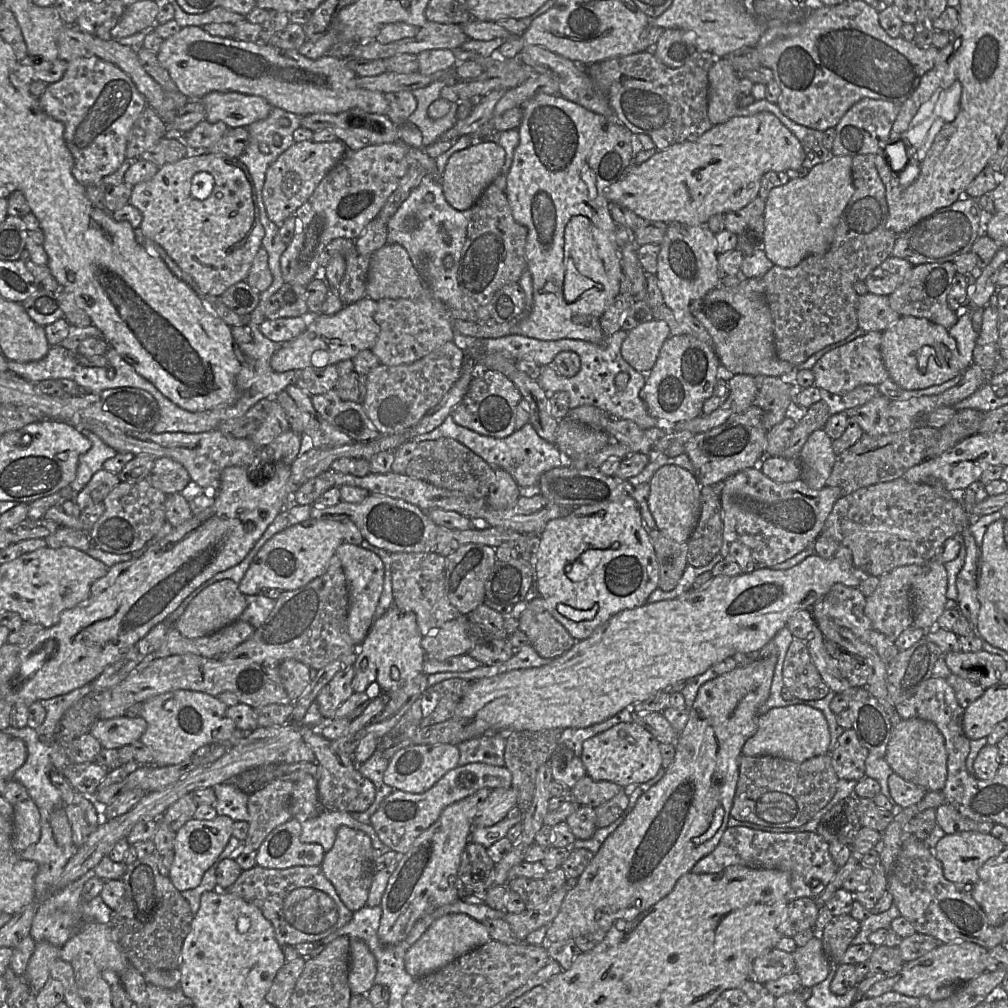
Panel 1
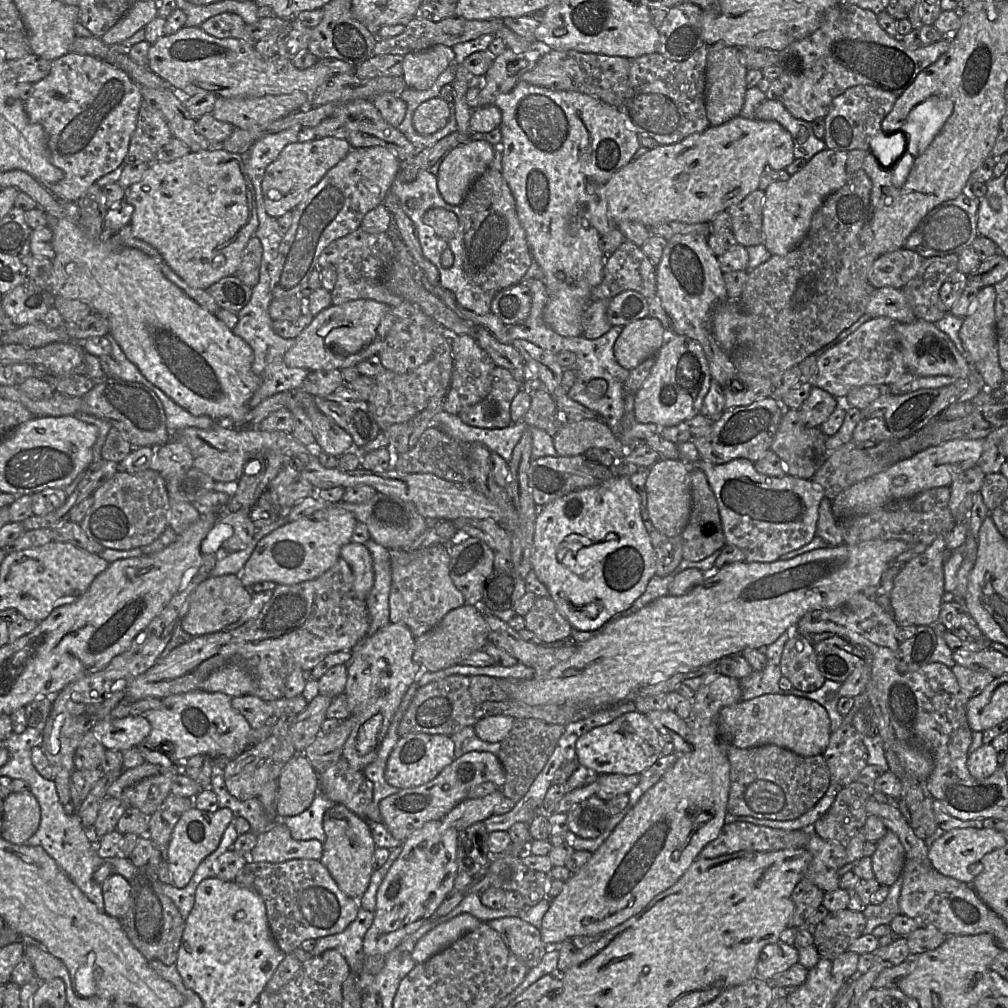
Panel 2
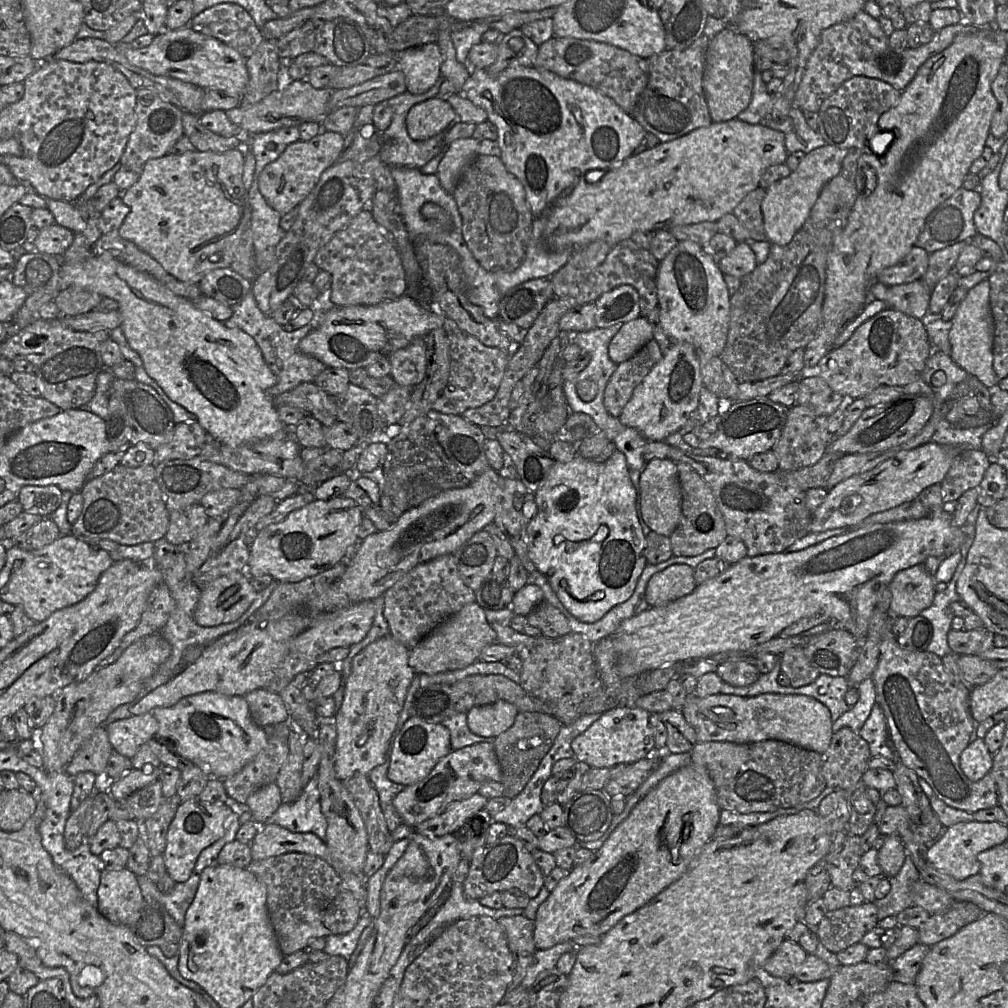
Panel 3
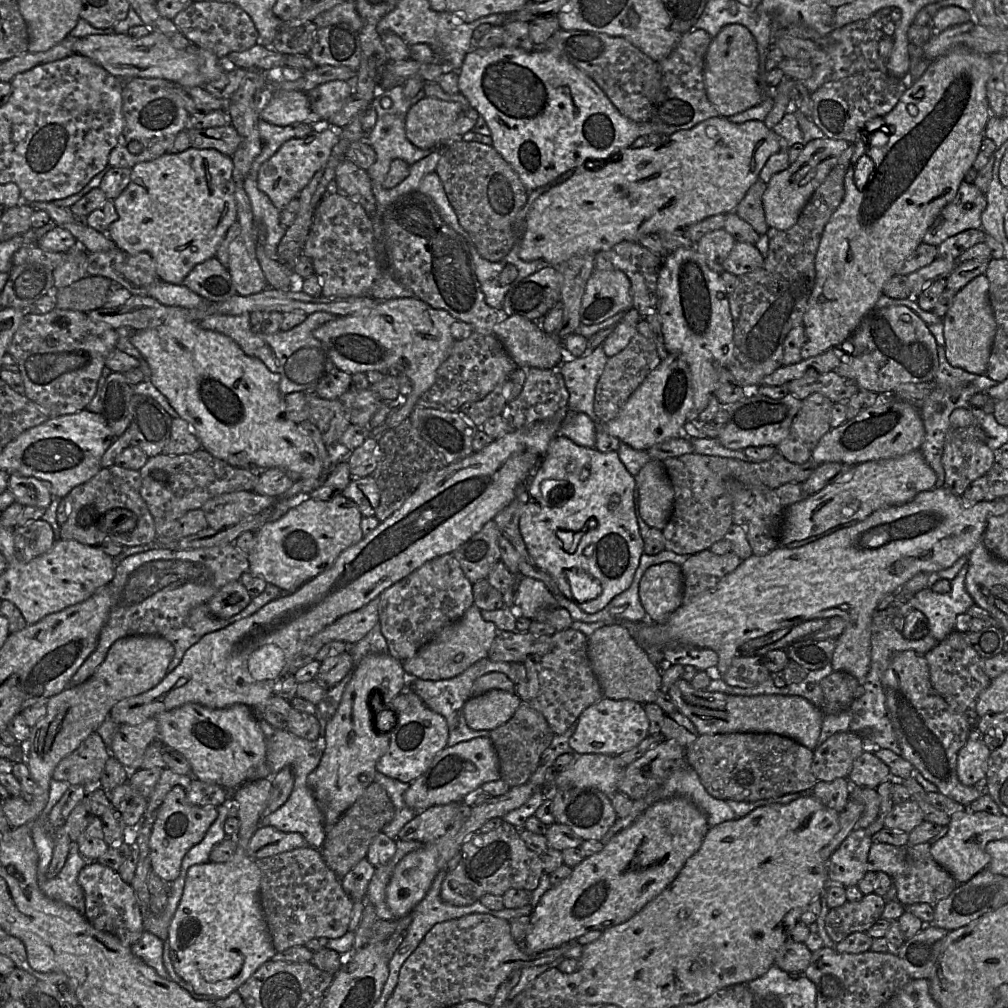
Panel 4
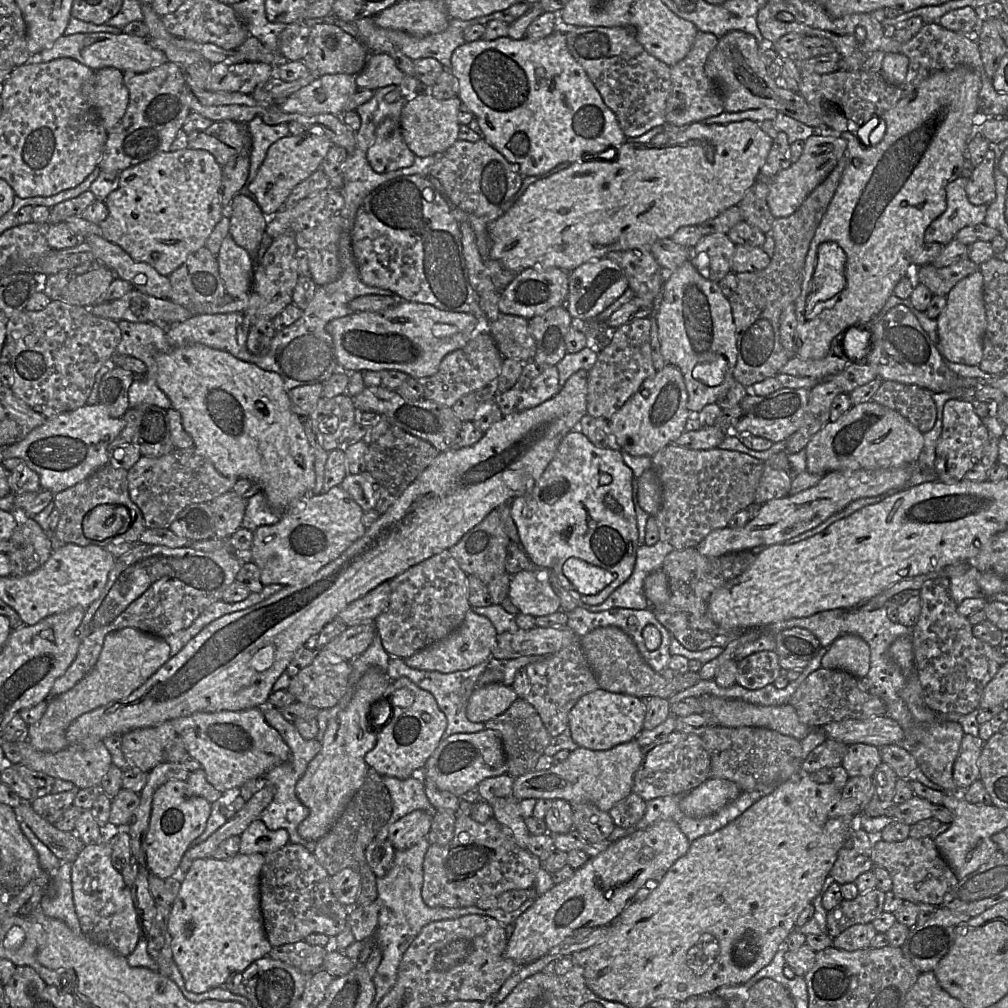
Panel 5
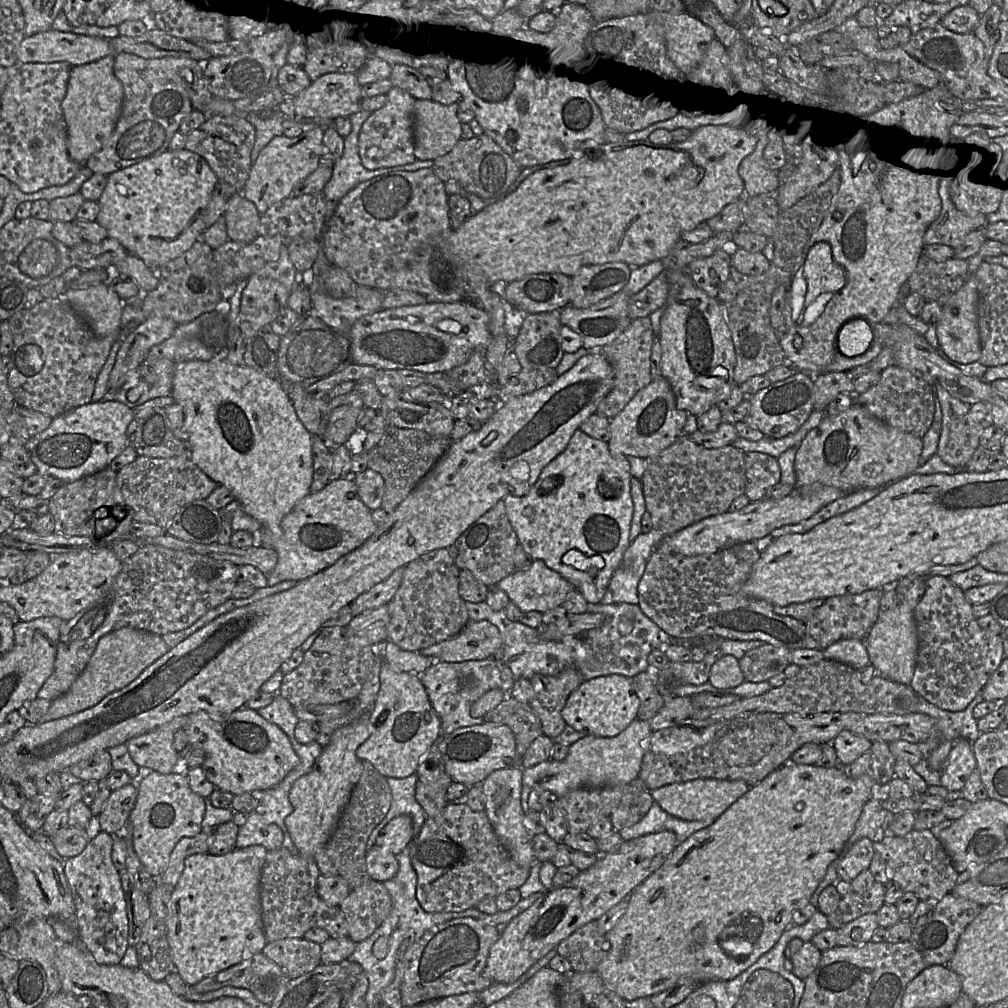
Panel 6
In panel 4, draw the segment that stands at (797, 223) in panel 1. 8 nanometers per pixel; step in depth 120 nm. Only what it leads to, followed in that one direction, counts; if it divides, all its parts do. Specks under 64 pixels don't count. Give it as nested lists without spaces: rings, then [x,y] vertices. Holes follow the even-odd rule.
[[[826,137],[814,139],[803,146],[794,163],[790,164],[786,170],[771,177],[762,196],[765,219],[769,228],[784,231],[797,222],[804,206],[849,145],[850,143],[845,140],[834,140]]]

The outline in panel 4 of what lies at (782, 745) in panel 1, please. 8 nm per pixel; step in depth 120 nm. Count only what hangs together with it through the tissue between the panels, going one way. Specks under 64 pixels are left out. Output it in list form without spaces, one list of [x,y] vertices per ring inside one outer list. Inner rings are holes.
[[[678,679],[667,694],[678,712],[697,728],[699,735],[730,733],[774,733],[789,737],[814,751],[824,718],[823,712],[801,696],[758,695],[741,696],[694,689],[686,680]]]

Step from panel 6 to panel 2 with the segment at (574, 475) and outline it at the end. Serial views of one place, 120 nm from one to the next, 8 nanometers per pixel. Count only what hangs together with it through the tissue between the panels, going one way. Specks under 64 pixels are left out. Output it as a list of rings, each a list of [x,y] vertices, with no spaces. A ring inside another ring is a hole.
[[[615,475],[597,486],[573,491],[540,507],[535,522],[531,564],[537,578],[547,587],[550,594],[549,597],[555,602],[558,611],[567,619],[572,627],[581,631],[598,631],[616,616],[621,616],[621,612],[627,610],[631,604],[643,594],[649,580],[656,575],[655,552],[651,544],[649,533],[641,517],[640,496],[632,487],[630,477]],[[564,541],[578,542],[583,547],[577,551],[559,549],[559,545]]]

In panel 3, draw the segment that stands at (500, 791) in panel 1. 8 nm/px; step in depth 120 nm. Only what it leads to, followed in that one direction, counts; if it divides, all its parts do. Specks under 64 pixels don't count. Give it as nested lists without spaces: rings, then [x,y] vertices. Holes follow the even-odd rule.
[[[475,793],[467,799],[451,803],[442,813],[415,826],[413,832],[429,837],[453,834],[474,813],[485,809],[487,802],[486,797]]]

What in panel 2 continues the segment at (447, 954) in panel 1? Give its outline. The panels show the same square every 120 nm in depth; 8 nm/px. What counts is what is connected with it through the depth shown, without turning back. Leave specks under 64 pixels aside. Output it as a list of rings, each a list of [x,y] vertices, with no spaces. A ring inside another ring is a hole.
[[[460,914],[439,924],[416,944],[412,957],[416,964],[423,963],[452,945],[463,935],[475,930],[482,922],[471,914]]]

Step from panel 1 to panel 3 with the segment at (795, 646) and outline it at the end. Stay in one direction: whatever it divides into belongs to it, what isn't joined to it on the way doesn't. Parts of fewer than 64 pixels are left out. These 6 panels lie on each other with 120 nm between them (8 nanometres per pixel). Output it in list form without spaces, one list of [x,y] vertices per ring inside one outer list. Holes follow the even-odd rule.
[[[802,648],[787,649],[779,656],[779,665],[779,674],[787,678],[788,686],[792,688],[809,685],[819,676],[808,665]]]

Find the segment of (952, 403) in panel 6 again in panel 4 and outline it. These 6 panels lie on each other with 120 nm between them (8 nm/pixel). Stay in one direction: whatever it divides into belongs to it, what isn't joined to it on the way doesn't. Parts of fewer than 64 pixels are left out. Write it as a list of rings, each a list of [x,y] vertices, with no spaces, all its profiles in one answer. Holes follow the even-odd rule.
[[[965,408],[955,409],[950,415],[950,427],[942,454],[945,471],[943,487],[954,495],[961,496],[974,480],[988,473],[994,462],[994,451],[986,443],[986,433],[971,411]]]

